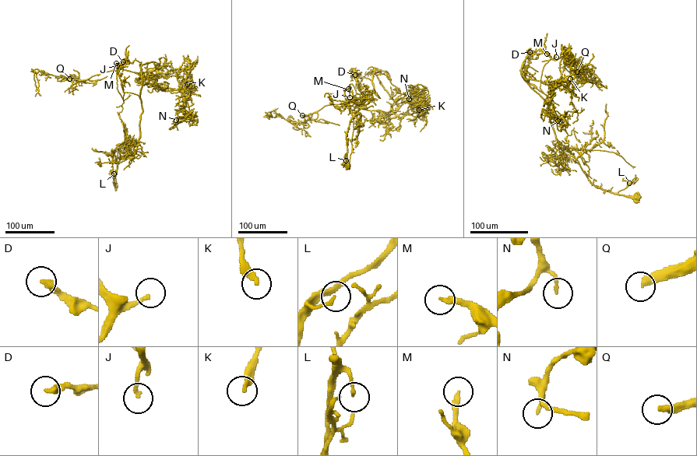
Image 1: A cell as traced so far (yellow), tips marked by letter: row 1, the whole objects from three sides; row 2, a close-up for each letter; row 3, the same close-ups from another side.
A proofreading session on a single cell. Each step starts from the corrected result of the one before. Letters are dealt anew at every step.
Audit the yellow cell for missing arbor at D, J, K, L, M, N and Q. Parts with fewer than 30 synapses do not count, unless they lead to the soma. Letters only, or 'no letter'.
J, M, Q

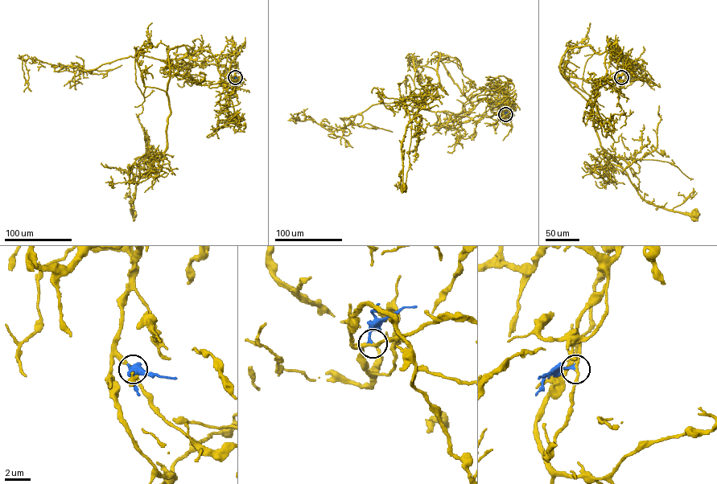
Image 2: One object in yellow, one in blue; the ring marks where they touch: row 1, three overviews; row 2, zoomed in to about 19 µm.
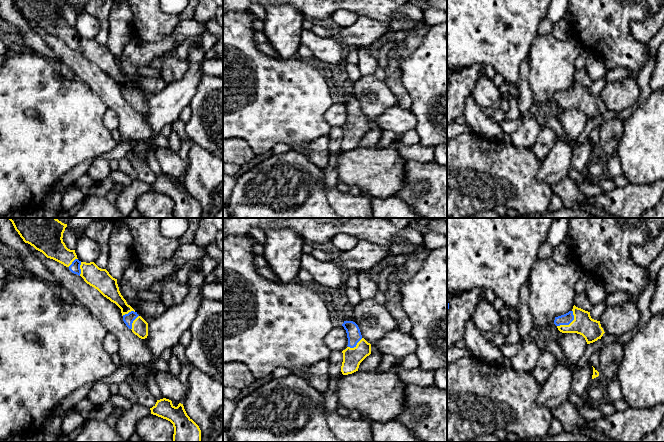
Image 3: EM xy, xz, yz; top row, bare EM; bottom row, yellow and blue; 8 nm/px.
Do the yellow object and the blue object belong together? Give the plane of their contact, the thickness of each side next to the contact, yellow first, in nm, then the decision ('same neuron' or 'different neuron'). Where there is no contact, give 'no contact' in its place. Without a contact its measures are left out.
contact in yz; calibres 170 and 90 nm; same neuron

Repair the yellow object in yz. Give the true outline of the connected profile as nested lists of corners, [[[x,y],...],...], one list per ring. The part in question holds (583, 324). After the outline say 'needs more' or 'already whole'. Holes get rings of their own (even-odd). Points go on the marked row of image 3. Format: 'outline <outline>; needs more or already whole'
outline [[[575,305],[568,313],[555,317],[554,324],[562,333],[577,333],[582,335],[587,344],[601,339],[605,333],[600,321],[592,319],[590,312]]]; needs more

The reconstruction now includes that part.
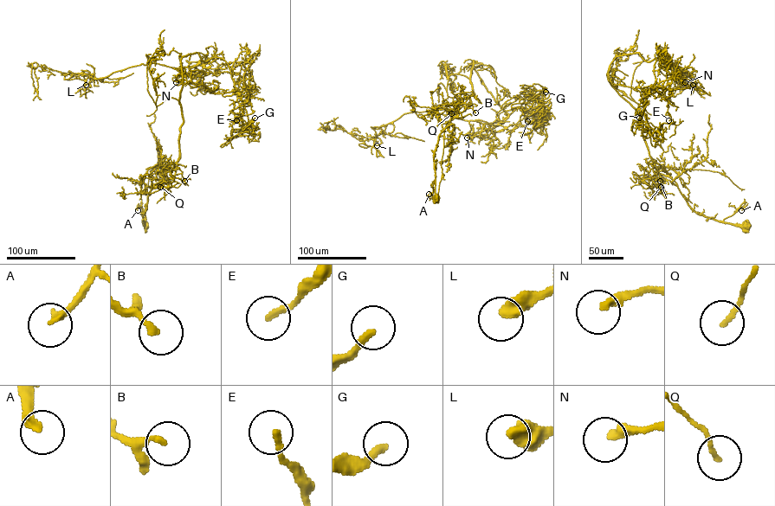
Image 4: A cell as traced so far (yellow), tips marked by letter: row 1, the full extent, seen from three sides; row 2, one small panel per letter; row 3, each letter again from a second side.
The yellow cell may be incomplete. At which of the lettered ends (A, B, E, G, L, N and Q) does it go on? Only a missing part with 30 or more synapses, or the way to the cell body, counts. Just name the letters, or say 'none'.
none

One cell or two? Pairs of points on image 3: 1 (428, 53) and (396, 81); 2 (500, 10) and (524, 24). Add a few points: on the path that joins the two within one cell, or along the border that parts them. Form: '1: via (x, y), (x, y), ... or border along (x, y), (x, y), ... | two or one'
1: border along (406, 54), (396, 62), (401, 83), (411, 98) | two
2: via (506, 16), (514, 24), (518, 24) | one

